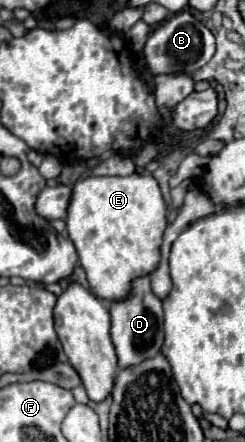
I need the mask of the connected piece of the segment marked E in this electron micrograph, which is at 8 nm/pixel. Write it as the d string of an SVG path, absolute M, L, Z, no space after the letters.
M91 175L73 185L65 223L93 293L105 301L115 301L129 295L129 285L137 275L149 275L157 267L159 245L167 227L167 205L153 175Z

